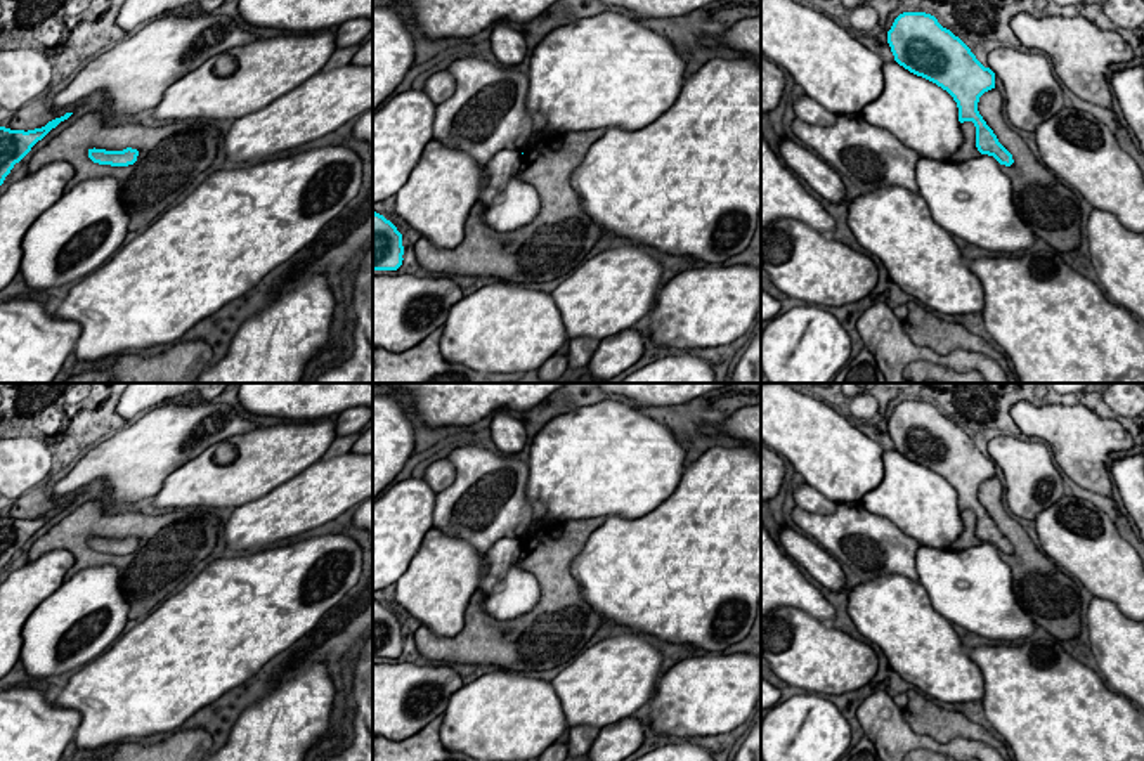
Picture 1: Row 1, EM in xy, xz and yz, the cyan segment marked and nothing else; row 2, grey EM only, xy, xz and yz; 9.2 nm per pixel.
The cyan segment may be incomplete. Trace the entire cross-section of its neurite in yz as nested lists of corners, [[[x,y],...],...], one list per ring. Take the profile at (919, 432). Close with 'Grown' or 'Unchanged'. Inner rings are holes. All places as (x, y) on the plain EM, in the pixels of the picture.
[[[903,400],[887,420],[887,432],[900,454],[953,485],[959,510],[972,510],[976,515],[976,536],[981,543],[993,544],[1005,555],[1014,551],[978,499],[979,485],[995,477],[995,461],[959,425],[931,402]]]. Unchanged

